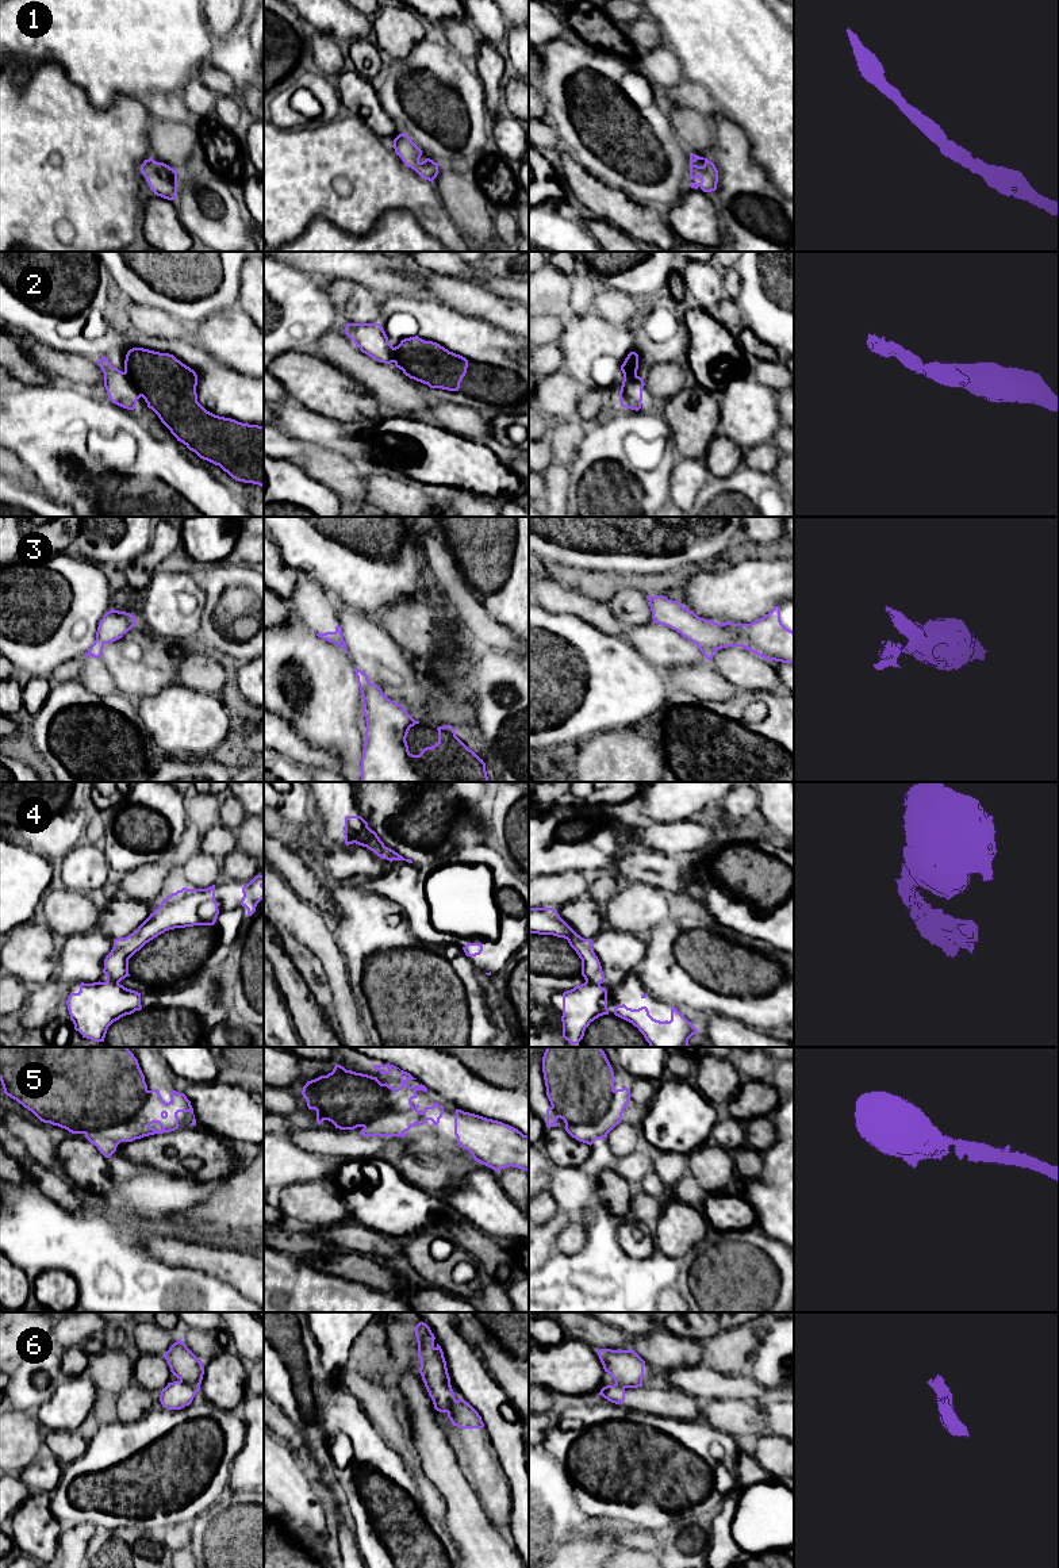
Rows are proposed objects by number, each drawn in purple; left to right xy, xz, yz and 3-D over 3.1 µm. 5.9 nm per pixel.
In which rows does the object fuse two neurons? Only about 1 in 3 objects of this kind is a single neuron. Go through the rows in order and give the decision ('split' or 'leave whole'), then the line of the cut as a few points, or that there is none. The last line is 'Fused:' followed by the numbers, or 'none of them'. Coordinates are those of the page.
1: leave whole; cut none
2: split; cut xy (123, 372), (141, 395)
3: split; cut yz (697, 644), (714, 650)
4: split; cut yz (586, 980), (599, 984)
5: leave whole; cut none
6: split; cut xy (180, 1379), (196, 1391)
Fused: 2, 3, 4, 6

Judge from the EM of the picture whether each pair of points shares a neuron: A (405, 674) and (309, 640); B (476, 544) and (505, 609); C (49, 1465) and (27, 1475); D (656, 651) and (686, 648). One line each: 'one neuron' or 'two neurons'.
A: two neurons
B: one neuron
C: one neuron
D: one neuron

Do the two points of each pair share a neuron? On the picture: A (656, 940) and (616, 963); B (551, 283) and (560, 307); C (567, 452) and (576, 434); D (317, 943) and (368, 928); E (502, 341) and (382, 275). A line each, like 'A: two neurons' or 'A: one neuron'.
A: two neurons
B: one neuron
C: one neuron
D: two neurons
E: two neurons

